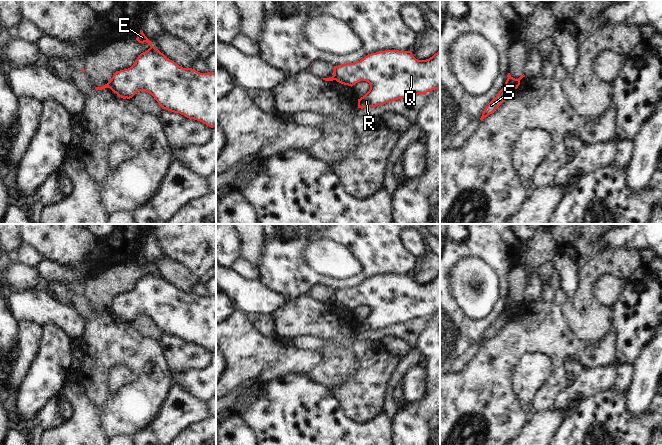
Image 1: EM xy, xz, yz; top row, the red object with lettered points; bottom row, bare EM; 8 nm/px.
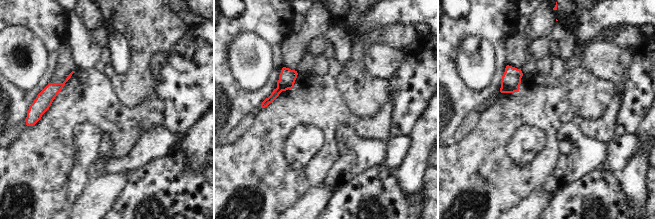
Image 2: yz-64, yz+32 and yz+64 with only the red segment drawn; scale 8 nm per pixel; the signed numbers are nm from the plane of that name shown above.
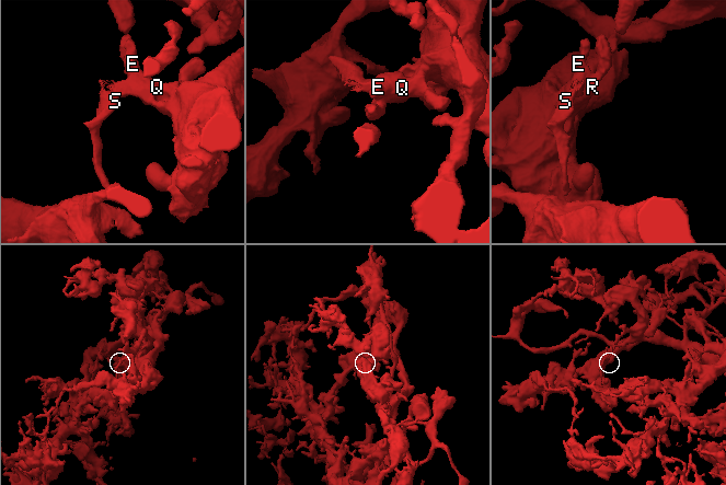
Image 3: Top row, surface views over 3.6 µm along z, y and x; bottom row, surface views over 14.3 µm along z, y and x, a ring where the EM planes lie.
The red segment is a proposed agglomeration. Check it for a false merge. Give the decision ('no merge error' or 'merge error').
merge error

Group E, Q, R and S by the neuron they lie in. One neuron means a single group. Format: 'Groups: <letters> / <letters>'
Groups: E Q R / S

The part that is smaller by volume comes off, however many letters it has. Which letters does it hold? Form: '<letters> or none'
S

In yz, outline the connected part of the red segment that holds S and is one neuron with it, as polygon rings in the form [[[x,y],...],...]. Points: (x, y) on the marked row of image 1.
[[[505,84],[496,97],[486,106],[480,120],[482,121],[485,117],[492,114],[511,95],[511,93],[511,87],[508,84]]]

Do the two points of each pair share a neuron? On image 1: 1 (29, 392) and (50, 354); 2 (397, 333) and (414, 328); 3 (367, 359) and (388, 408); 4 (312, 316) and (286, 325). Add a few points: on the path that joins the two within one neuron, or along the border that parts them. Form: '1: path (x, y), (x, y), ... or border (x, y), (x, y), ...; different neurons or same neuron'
1: path (38, 383), (48, 373), (50, 363); same neuron
2: path (401, 331), (410, 328); same neuron
3: border (390, 375), (386, 383), (381, 409); different neurons
4: path (306, 316), (300, 316), (292, 320); same neuron

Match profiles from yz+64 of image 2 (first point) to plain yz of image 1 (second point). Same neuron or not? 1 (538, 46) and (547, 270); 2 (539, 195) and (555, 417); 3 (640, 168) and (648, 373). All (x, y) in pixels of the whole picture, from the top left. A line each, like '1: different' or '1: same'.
1: same
2: same
3: same

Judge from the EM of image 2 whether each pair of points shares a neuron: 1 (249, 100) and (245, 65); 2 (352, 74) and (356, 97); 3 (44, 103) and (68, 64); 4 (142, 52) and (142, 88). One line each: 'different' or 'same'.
1: different
2: same
3: same
4: same

